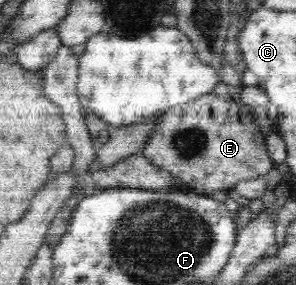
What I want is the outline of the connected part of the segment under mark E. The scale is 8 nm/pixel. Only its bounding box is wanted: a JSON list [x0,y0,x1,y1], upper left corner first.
[141,92,274,194]

